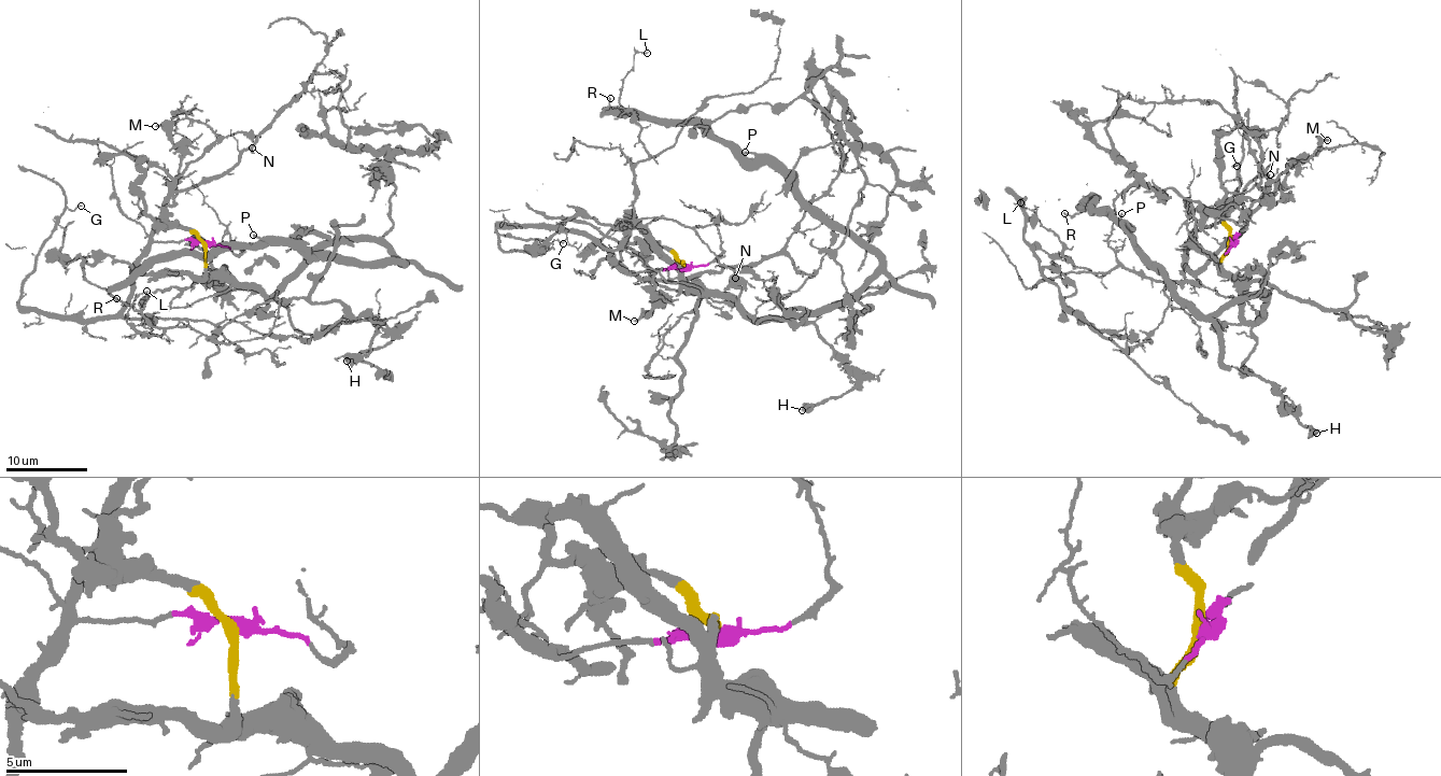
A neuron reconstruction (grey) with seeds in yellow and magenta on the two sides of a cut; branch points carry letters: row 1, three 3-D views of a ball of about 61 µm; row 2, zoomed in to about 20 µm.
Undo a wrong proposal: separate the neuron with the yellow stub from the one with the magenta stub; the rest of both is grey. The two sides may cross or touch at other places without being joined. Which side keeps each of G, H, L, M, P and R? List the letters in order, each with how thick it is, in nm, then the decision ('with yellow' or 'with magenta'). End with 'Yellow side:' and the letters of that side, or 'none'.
G: 130 nm | with magenta
H: 380 nm | with yellow
L: 120 nm | with magenta
M: 220 nm | with yellow
P: 170 nm | with yellow
R: 130 nm | with yellow
Yellow side: H, M, P, R

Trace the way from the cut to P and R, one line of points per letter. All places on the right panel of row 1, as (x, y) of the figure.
P: (1231, 242), (1221, 267), (1249, 322), (1262, 294), (1205, 315), (1180, 300), (1120, 213)
R: (1231, 242), (1221, 267), (1249, 322), (1263, 295), (1201, 315), (1129, 227), (1095, 209), (1098, 196), (1063, 213)

